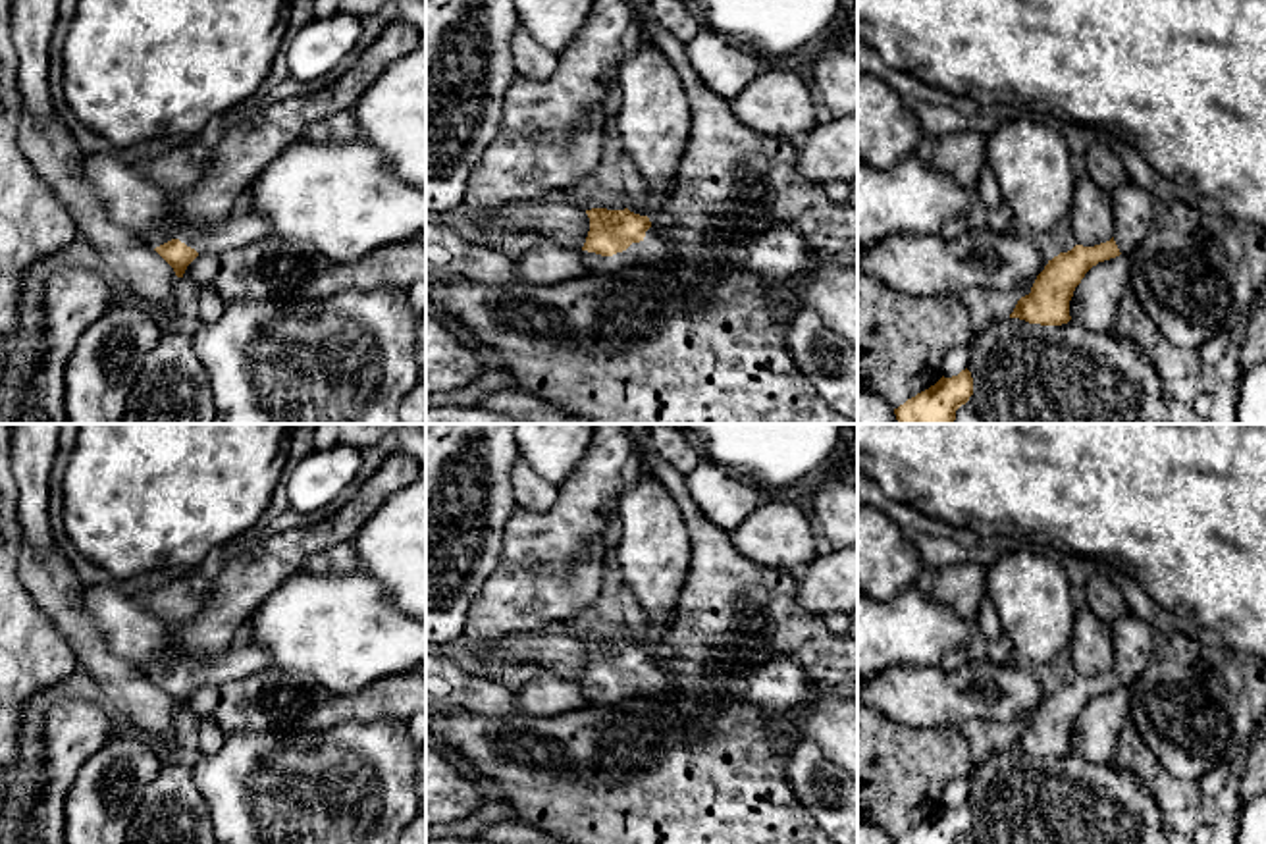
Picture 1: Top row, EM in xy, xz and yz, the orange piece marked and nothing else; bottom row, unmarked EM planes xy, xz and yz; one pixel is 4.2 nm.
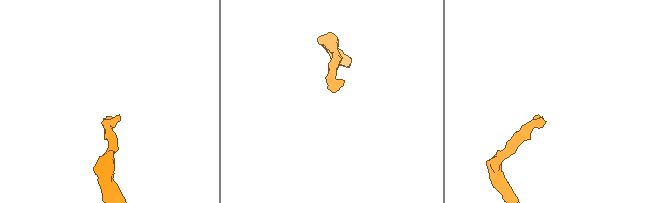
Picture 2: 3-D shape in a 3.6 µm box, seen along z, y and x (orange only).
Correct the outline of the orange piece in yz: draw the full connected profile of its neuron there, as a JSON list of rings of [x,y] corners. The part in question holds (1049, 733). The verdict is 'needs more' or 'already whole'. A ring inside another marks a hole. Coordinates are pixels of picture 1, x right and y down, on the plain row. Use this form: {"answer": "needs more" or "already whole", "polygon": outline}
{"answer": "needs more", "polygon": [[[1133,613],[1123,615],[1110,628],[1114,669],[1095,678],[1075,676],[1048,692],[1031,725],[1017,732],[1010,750],[1041,757],[1068,755],[1071,752],[1069,732],[1085,705],[1098,694],[1131,686],[1141,678],[1150,663],[1156,630]]]}

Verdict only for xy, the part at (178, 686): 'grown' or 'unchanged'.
grown

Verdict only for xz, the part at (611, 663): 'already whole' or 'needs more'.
needs more

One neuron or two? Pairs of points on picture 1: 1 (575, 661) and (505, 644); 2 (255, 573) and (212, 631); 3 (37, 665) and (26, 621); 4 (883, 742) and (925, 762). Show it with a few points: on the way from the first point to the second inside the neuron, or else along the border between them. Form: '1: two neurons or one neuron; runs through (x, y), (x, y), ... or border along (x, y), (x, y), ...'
1: one neuron; runs through (557, 652), (523, 648)
2: one neuron; runs through (241, 586), (232, 598), (226, 617)
3: one neuron; runs through (26, 654), (26, 632)
4: one neuron; runs through (893, 752), (902, 762), (916, 762)

